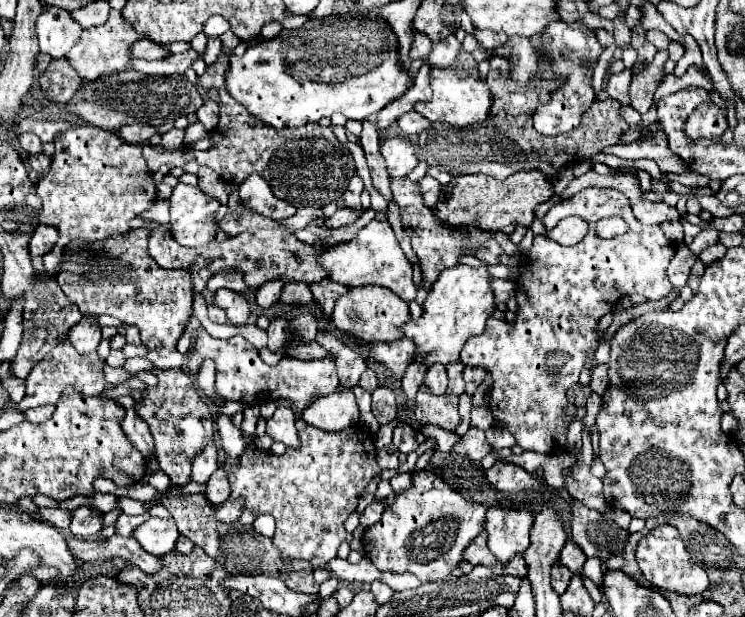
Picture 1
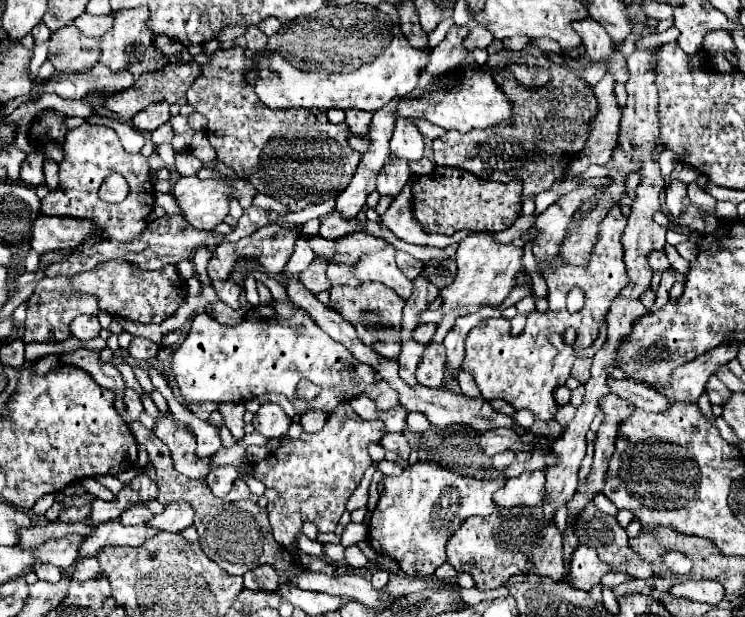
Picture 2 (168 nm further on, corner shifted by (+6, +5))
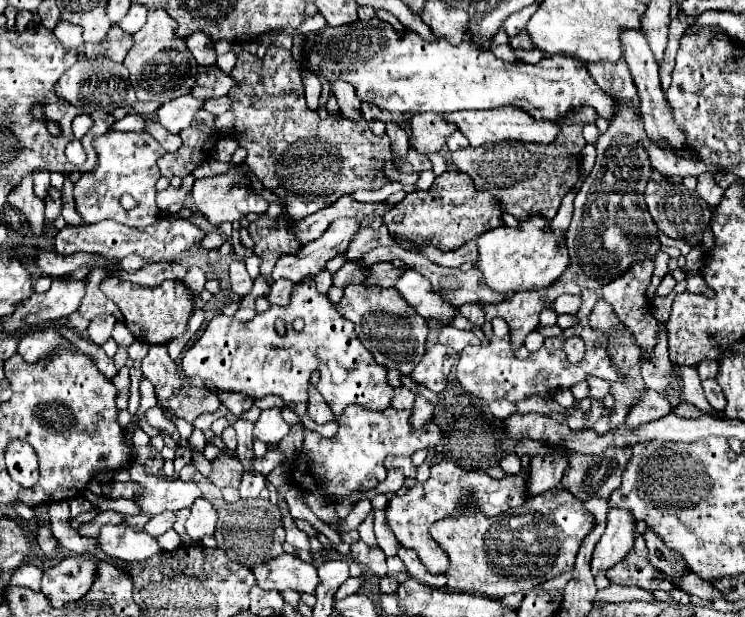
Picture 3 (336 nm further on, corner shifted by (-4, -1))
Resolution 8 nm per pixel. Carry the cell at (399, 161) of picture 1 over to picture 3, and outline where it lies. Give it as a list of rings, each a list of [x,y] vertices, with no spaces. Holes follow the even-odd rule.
[[[416,114],[410,120],[410,130],[410,146],[418,154],[432,154],[442,150],[444,140],[456,130],[456,126],[446,124],[440,114]]]

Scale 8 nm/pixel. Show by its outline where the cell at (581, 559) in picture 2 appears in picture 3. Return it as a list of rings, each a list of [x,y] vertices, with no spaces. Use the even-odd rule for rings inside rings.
[[[610,508],[606,530],[592,556],[592,574],[600,574],[622,562],[634,546],[634,518],[626,510]]]

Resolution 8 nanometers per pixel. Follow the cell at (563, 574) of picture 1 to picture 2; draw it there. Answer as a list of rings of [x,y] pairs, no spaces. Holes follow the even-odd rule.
[[[512,506],[512,508],[502,508],[492,512],[490,516],[472,516],[464,520],[464,524],[450,536],[446,544],[446,554],[448,554],[448,564],[456,572],[466,572],[474,578],[478,590],[490,590],[502,586],[510,576],[514,574],[540,574],[540,576],[550,576],[552,580],[560,580],[564,576],[564,560],[562,560],[562,534],[558,526],[554,524],[544,524],[544,514],[540,506],[528,508],[528,506]]]

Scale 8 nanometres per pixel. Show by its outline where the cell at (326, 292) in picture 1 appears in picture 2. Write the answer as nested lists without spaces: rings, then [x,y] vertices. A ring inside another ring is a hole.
[[[330,264],[328,266],[328,280],[332,282],[332,286],[338,284],[346,284],[346,286],[360,286],[360,280],[356,280],[354,272],[350,266],[346,264]]]

